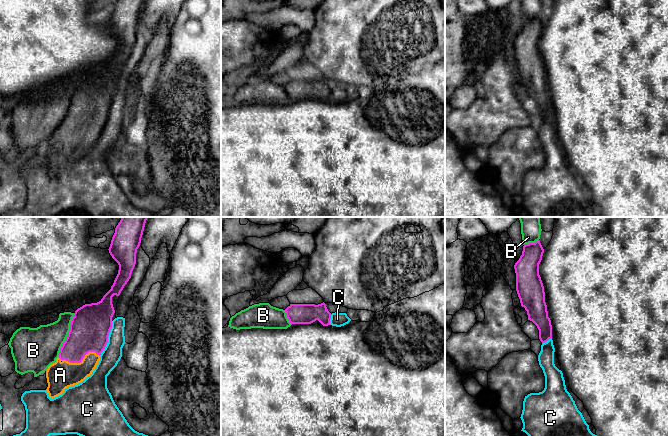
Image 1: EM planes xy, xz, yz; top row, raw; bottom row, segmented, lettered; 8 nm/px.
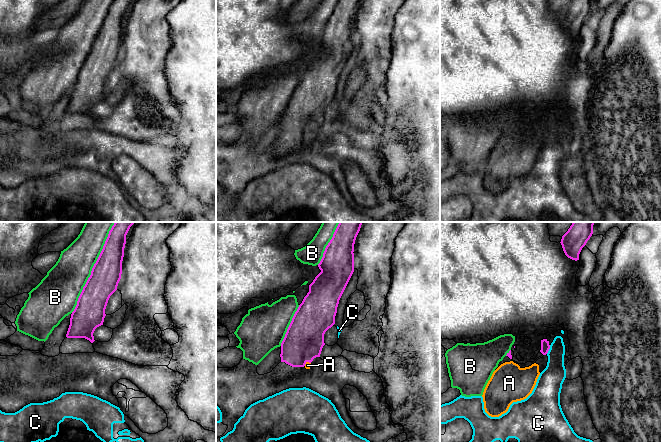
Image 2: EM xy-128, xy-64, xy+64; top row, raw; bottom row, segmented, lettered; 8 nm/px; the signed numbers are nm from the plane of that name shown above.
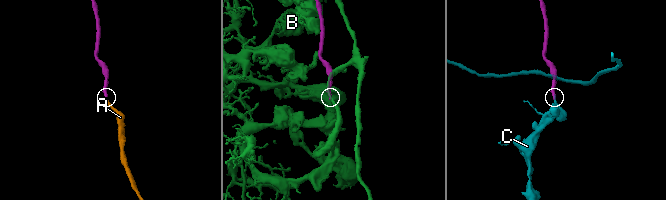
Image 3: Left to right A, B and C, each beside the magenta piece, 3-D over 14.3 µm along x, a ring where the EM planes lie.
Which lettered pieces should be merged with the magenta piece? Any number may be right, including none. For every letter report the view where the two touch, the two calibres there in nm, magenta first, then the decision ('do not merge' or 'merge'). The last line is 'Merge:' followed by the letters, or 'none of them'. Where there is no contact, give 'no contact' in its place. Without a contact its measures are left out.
A: contact in xy; calibres 300 and 220 nm; merge
B: contact in xy; calibres 320 and 320 nm; do not merge
C: contact in xy; calibres 320 and 160 nm; do not merge
Merge: A

